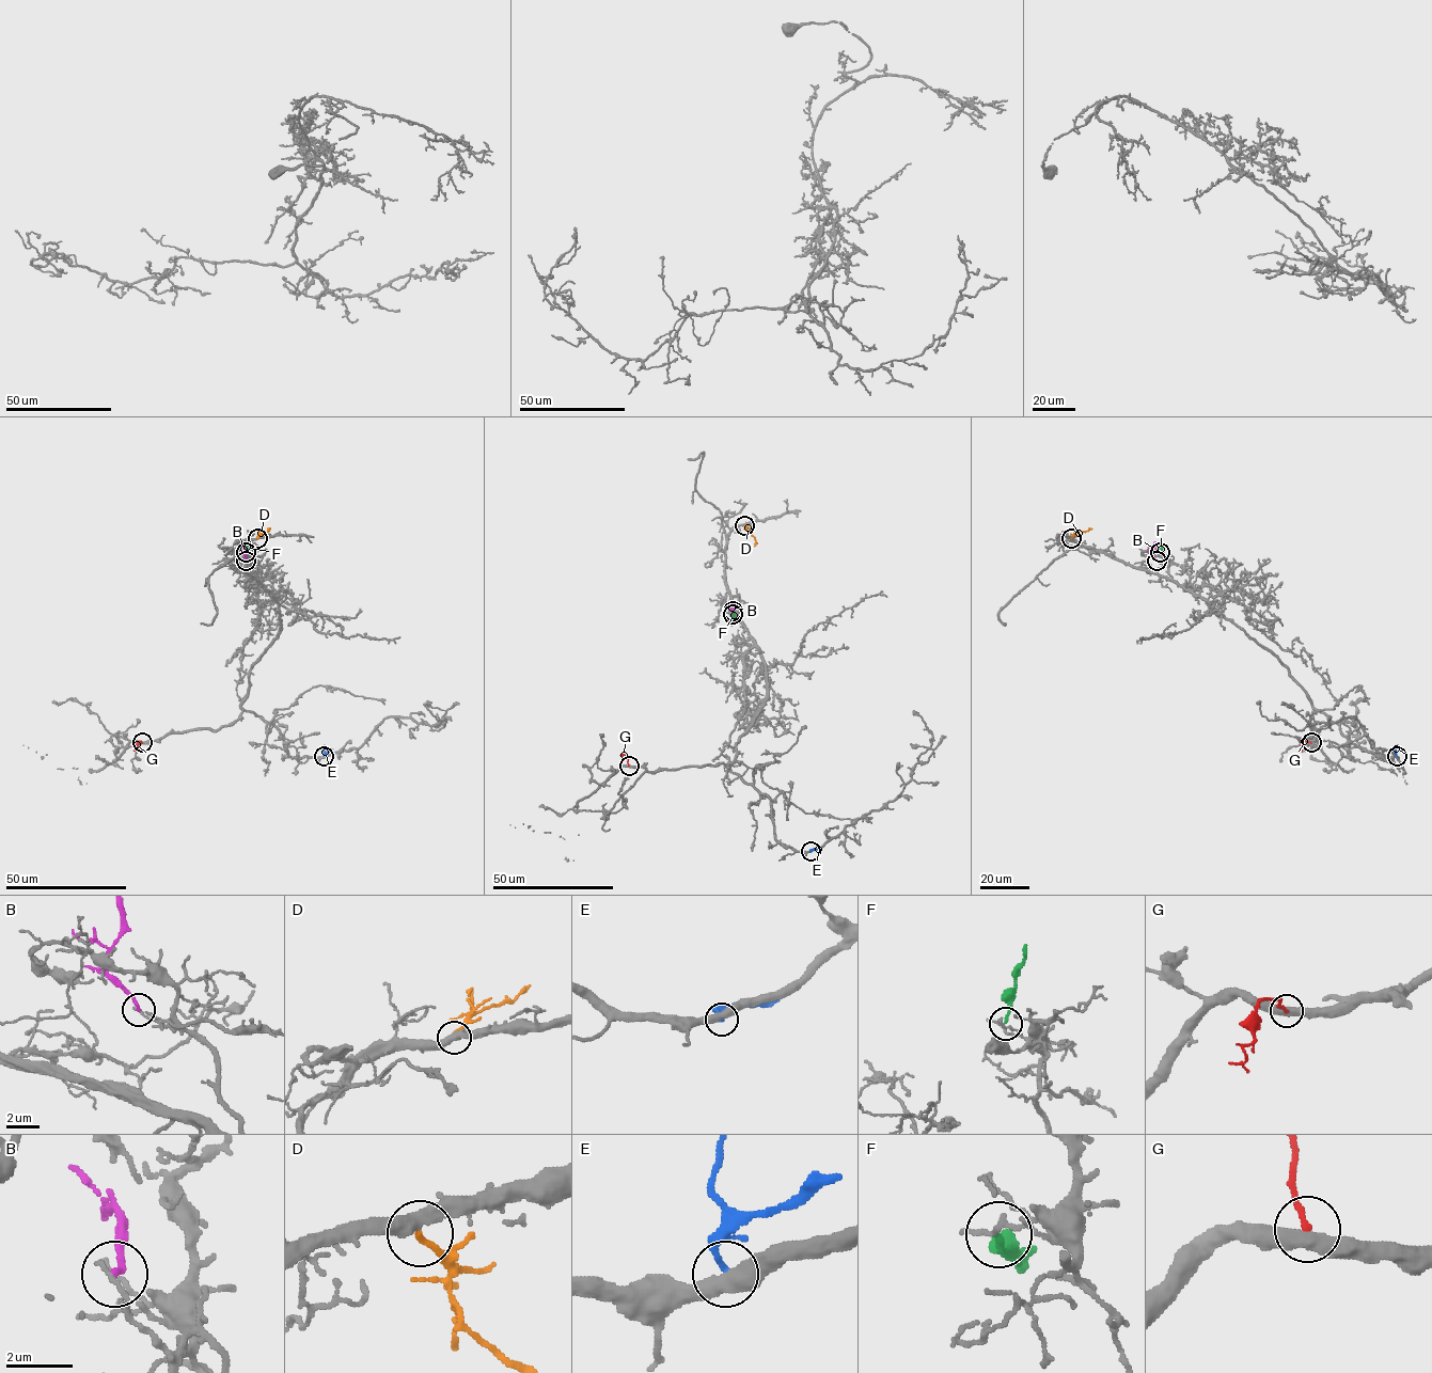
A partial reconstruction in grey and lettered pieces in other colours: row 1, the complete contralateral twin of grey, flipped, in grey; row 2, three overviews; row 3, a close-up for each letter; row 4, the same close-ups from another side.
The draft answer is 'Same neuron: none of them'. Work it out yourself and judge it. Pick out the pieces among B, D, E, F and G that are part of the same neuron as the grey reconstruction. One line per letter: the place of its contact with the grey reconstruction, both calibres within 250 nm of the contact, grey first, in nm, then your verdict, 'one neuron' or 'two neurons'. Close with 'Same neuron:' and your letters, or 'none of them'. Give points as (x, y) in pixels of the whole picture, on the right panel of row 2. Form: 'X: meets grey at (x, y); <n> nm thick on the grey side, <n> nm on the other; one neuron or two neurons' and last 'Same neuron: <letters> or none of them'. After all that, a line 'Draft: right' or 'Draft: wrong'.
B: meets grey at (1157, 561); 130 nm thick on the grey side, 190 nm on the other; two neurons
D: meets grey at (1071, 538); 440 nm thick on the grey side, 180 nm on the other; one neuron
E: meets grey at (1397, 756); 480 nm thick on the grey side, 160 nm on the other; two neurons
F: meets grey at (1160, 552); 180 nm thick on the grey side, 180 nm on the other; two neurons
G: meets grey at (1311, 742); 480 nm thick on the grey side, 170 nm on the other; two neurons
Same neuron: D
Draft: wrong

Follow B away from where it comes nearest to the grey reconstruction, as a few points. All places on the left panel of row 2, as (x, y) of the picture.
B: (245, 561), (244, 541)

